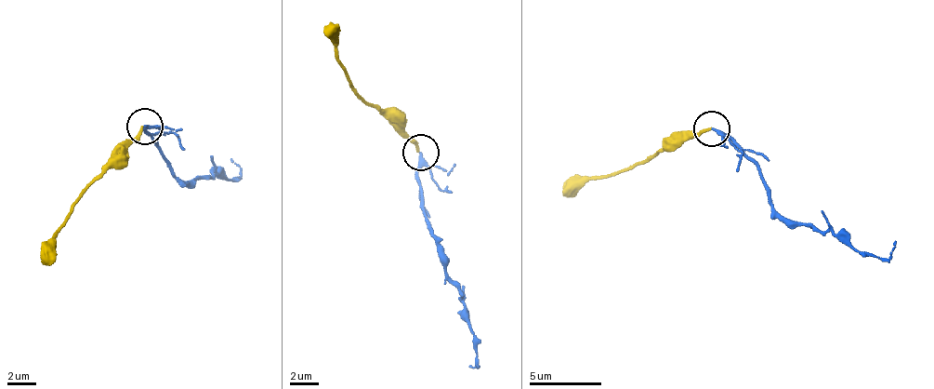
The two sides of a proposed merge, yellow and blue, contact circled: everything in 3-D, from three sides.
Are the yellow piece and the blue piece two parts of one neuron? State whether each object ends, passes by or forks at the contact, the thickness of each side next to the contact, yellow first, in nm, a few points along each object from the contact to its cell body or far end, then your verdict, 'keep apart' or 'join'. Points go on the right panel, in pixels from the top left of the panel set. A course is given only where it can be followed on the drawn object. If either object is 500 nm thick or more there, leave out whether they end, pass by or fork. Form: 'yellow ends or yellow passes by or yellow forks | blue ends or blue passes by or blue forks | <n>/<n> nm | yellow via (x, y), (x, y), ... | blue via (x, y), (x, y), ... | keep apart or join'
yellow ends | blue passes by | 200/180 nm | yellow via (711, 128), (680, 137), (636, 164), (605, 176), (587, 175), (562, 194) | blue via (710, 129), (721, 130), (753, 164), (782, 219), (847, 237), (857, 251), (874, 257), (888, 258), (897, 242) | keep apart

